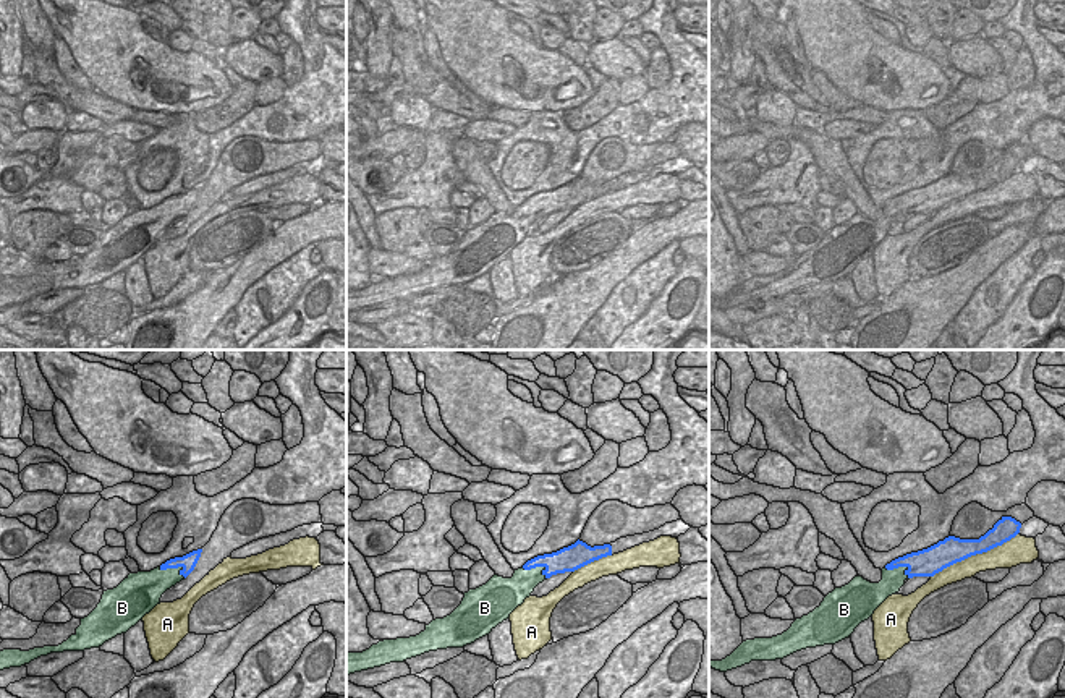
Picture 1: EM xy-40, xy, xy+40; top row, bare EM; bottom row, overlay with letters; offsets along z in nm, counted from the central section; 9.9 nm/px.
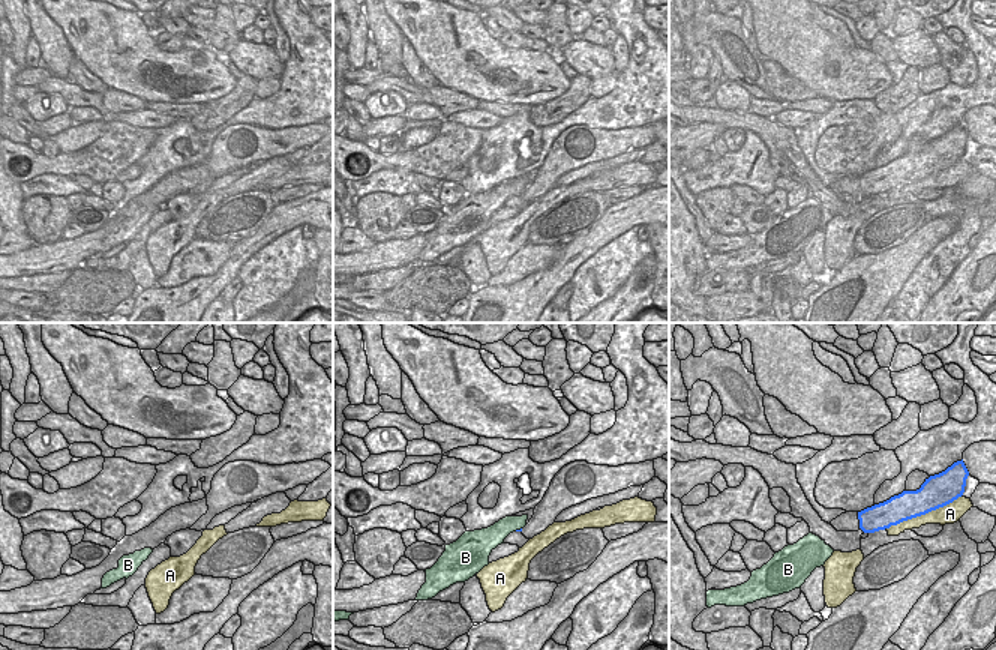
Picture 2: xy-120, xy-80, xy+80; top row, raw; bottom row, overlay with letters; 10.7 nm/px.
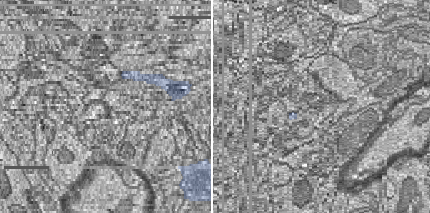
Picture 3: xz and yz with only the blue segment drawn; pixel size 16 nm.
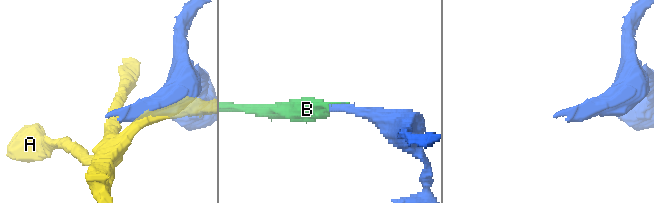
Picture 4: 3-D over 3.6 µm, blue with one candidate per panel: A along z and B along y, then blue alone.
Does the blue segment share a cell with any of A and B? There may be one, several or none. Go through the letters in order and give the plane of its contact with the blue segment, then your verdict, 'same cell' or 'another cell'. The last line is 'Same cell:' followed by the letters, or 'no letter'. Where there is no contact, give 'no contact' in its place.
A: xy+40 | another cell
B: xy-40 | same cell
Same cell: B

